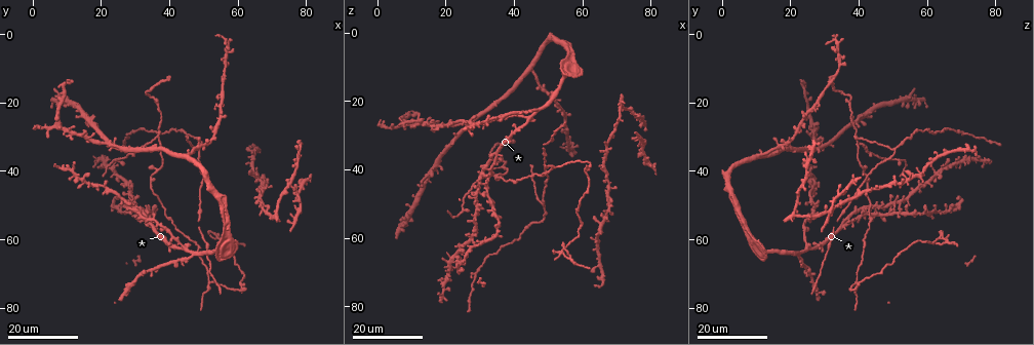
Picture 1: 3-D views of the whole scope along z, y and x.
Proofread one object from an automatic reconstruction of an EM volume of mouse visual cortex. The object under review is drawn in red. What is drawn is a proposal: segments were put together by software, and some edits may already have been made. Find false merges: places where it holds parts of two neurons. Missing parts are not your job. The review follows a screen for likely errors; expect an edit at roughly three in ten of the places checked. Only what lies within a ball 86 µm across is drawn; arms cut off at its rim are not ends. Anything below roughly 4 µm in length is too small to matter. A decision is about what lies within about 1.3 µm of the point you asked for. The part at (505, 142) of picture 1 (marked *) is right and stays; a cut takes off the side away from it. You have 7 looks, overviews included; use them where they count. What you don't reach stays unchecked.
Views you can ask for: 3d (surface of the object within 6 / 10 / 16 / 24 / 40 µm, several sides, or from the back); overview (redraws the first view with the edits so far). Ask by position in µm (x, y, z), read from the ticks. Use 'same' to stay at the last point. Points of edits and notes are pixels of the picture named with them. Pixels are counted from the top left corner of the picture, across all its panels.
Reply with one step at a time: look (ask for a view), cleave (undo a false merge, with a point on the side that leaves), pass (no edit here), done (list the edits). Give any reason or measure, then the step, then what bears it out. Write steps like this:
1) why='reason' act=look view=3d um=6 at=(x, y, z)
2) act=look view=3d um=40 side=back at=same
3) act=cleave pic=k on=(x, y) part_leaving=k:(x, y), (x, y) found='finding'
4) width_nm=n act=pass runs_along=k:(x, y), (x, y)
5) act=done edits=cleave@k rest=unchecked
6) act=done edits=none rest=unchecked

why='narrows sharply' act=look view=3d um=24 at=(47.0, 60.0, 41.5)

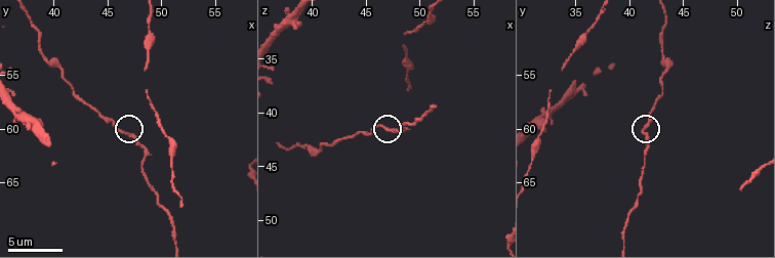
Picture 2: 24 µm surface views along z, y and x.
act=look view=3d um=6 at=(46.2, 60.0, 41.2)

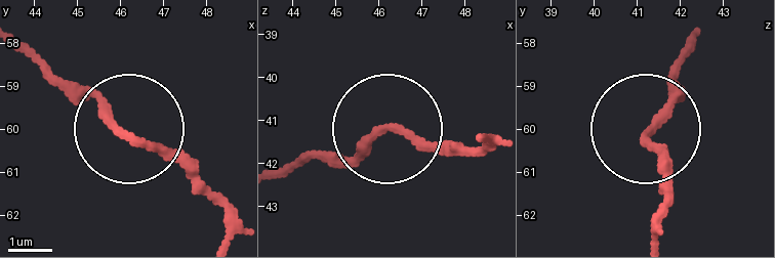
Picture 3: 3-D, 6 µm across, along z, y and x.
act=pass found='all the same neuron'

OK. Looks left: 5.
act=look view=3d um=6 at=(51.2, 62.4, 31.0)

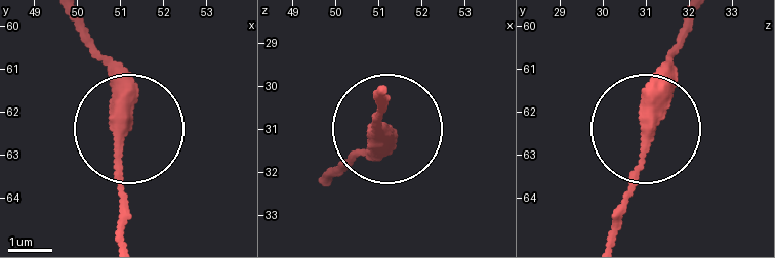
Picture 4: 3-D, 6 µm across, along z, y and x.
width_nm=390 act=pass found='all the same neuron'

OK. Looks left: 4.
why='two arms in line, one across' act=look view=3d um=16 at=(36.0, 30.0, 39.0)

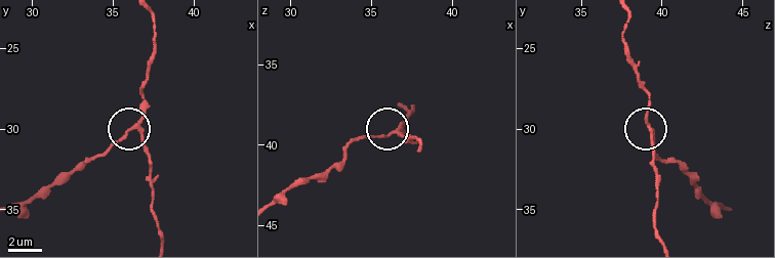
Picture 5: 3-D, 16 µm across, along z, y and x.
act=look view=3d um=6 at=(36.3, 29.9, 39.1)

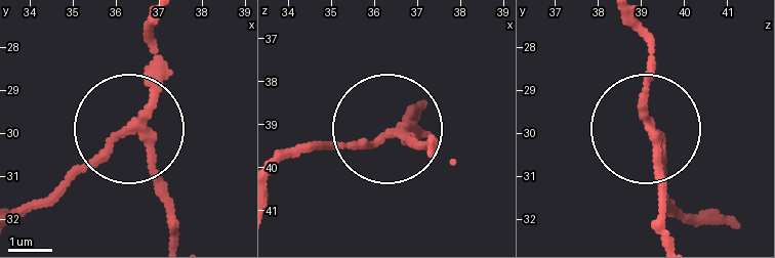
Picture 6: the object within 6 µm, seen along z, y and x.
width_nm=160 act=cleave pic=6 on=(84, 167) part_leaving=6:(127, 125), (21, 210) found='a second neuron is stuck on'

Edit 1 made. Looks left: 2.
act=done edits=cleave@6 rest=unchecked

